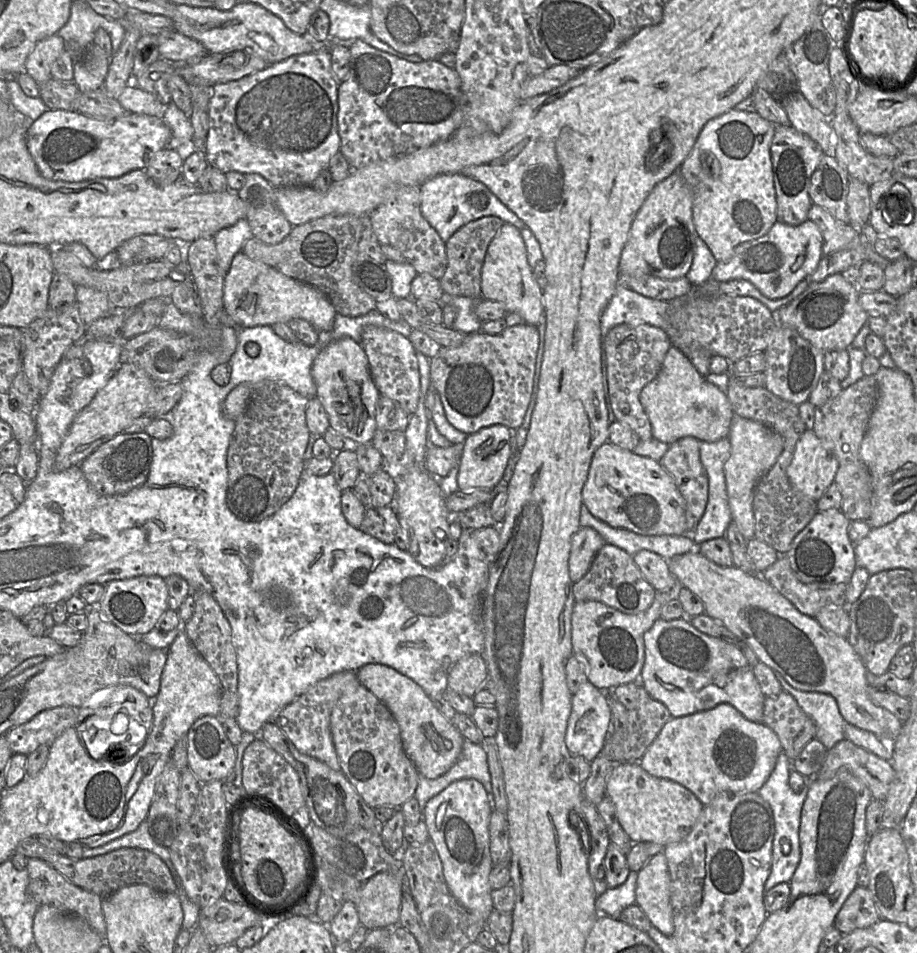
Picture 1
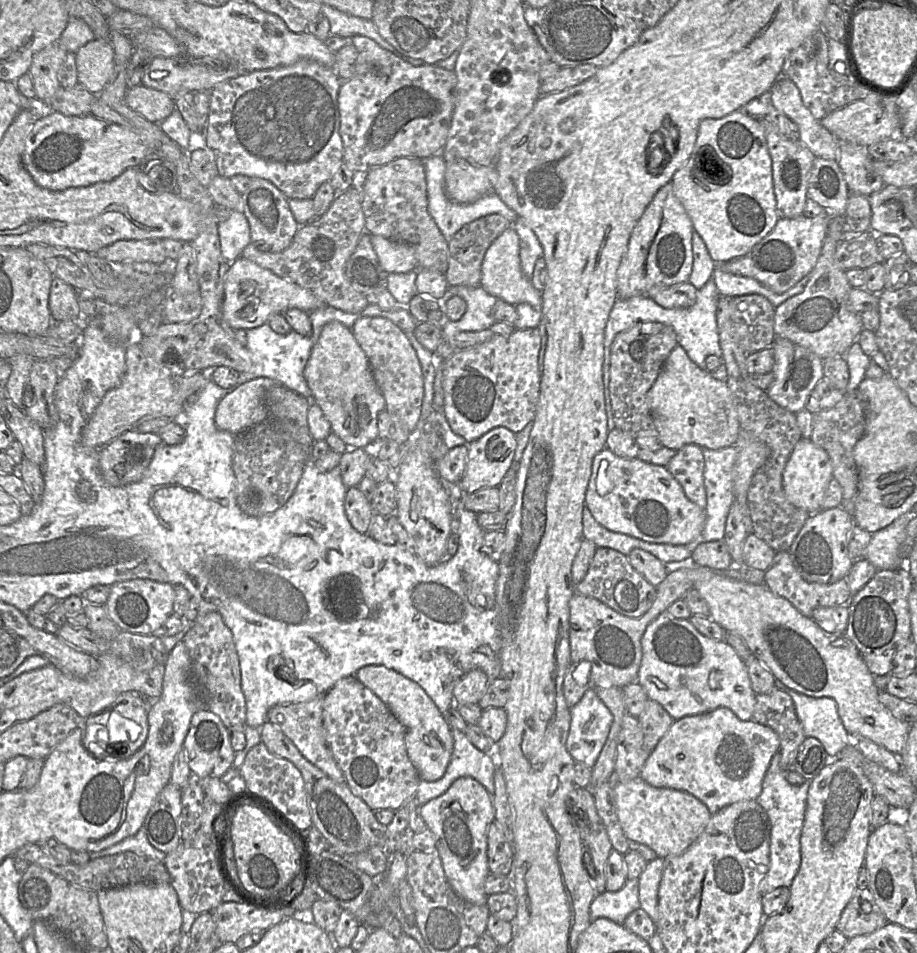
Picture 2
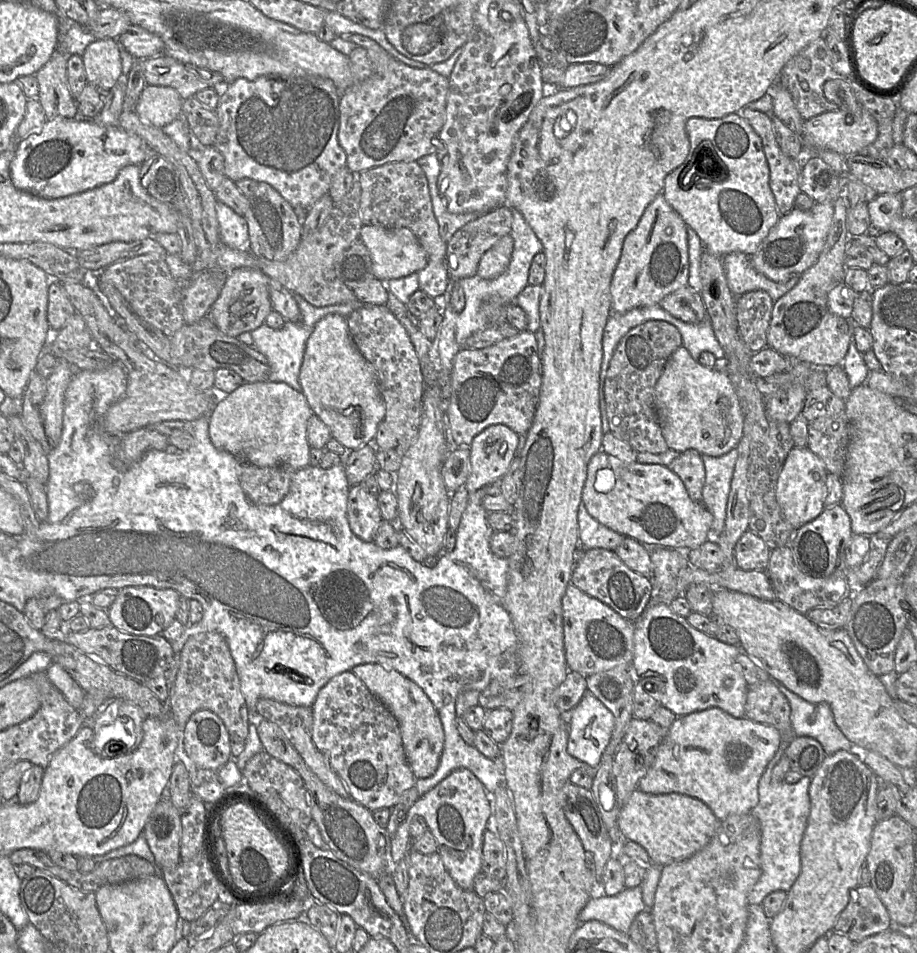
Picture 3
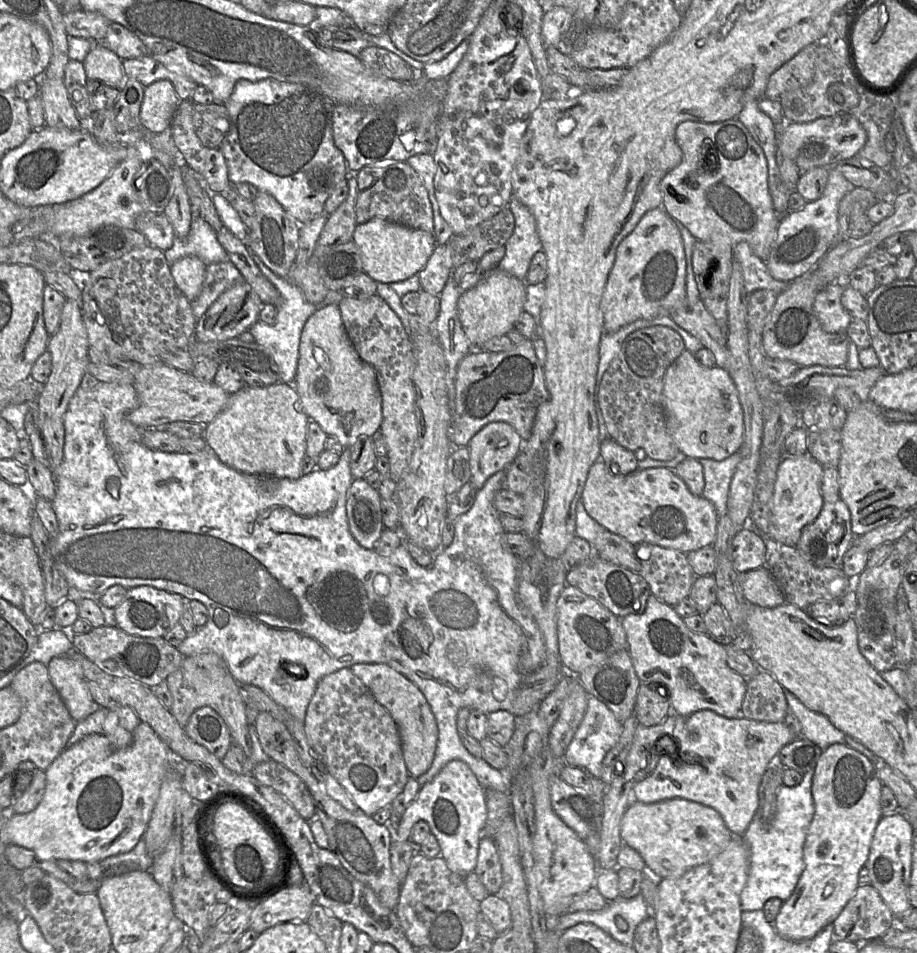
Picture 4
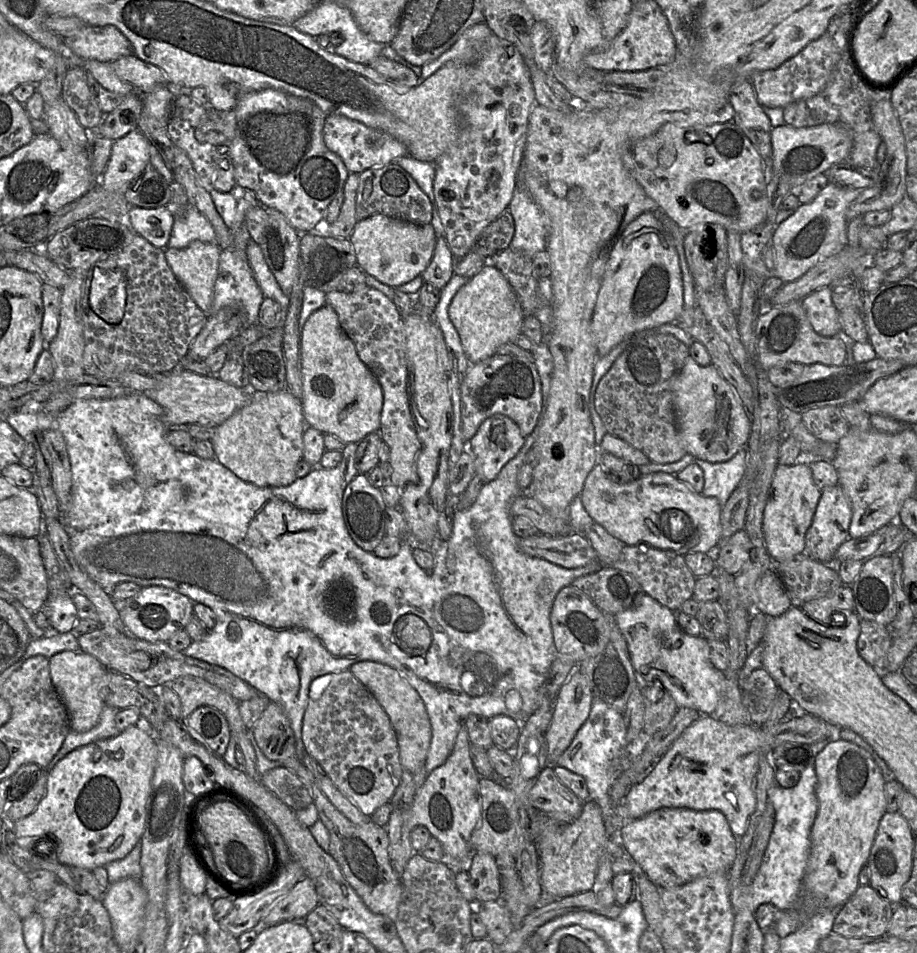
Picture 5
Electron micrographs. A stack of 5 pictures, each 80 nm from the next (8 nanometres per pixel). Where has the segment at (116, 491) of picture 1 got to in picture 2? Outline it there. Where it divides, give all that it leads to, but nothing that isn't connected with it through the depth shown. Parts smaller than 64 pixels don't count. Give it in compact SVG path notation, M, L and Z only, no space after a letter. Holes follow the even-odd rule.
M128 430L99 449L99 471L104 480L115 487L138 482L144 476L155 451L162 442L157 433Z

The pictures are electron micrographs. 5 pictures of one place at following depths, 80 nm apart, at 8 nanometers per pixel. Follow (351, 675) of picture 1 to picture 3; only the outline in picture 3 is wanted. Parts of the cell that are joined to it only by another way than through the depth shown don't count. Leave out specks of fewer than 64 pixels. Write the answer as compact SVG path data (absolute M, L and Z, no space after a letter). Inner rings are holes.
M261 698L256 704L257 712L268 721L277 724L290 743L301 755L307 766L331 789L342 797L350 797L350 793L344 781L332 769L326 756L315 746L312 739L313 711L312 707L295 706L282 703L273 699Z

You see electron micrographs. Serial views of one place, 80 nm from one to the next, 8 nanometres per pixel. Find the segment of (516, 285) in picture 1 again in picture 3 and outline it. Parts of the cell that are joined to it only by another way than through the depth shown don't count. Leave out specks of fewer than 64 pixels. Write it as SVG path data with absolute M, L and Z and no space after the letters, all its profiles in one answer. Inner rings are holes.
M506 235L498 240L481 257L477 275L484 279L494 279L506 271L513 251L513 238Z

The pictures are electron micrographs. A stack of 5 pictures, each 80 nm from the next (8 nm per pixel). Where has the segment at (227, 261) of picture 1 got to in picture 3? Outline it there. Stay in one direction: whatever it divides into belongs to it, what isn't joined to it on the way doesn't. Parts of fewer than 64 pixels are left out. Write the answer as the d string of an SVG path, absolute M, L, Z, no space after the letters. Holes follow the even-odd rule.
M217 201L216 213L220 228L220 240L234 250L249 250L248 225L244 216Z

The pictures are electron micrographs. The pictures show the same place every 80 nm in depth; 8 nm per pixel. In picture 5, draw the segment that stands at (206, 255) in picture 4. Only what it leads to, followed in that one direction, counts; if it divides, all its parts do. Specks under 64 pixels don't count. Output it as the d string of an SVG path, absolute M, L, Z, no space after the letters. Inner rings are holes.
M188 204L181 213L175 216L167 246L185 248L195 240L217 244L212 224L194 205Z

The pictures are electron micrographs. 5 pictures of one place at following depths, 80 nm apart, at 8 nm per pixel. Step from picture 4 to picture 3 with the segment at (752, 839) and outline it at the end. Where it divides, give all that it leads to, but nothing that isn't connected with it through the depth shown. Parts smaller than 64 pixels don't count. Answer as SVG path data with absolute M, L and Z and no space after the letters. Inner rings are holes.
M782 739L781 746L768 763L758 786L759 802L751 811L761 824L760 862L761 875L747 895L749 905L760 905L773 891L788 892L801 871L801 842L810 814L809 787L810 777L802 777L797 783L773 781L772 771L780 761L788 745Z

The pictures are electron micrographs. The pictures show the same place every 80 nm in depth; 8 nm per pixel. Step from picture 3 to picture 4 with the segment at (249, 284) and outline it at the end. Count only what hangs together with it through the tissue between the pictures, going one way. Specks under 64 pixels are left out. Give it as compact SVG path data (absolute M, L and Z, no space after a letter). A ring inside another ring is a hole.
M246 281L238 282L224 291L197 320L195 338L201 342L213 342L238 337L259 320L263 305L258 294Z

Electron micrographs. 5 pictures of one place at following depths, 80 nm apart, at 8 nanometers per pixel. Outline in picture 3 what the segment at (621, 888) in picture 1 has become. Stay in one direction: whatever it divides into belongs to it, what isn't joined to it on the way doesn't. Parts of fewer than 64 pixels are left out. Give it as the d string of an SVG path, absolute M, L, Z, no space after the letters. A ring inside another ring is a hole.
M640 885L633 888L624 888L613 896L605 894L593 896L580 911L578 919L580 924L597 920L615 930L628 933L636 915L645 909Z

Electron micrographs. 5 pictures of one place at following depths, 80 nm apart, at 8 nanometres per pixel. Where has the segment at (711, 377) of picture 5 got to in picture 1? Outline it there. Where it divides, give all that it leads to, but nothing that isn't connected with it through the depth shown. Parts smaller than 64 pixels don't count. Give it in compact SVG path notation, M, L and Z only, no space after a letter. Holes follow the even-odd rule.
M676 346L667 351L656 378L642 389L640 402L650 420L653 438L660 442L670 445L686 436L706 442L729 437L734 411L727 394L708 382Z

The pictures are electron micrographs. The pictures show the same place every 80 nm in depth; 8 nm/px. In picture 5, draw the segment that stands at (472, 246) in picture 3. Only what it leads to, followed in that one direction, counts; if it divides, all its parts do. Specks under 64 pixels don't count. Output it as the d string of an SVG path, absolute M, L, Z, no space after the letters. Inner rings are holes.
M507 209L480 233L471 252L489 258L507 249L514 233L514 218Z

